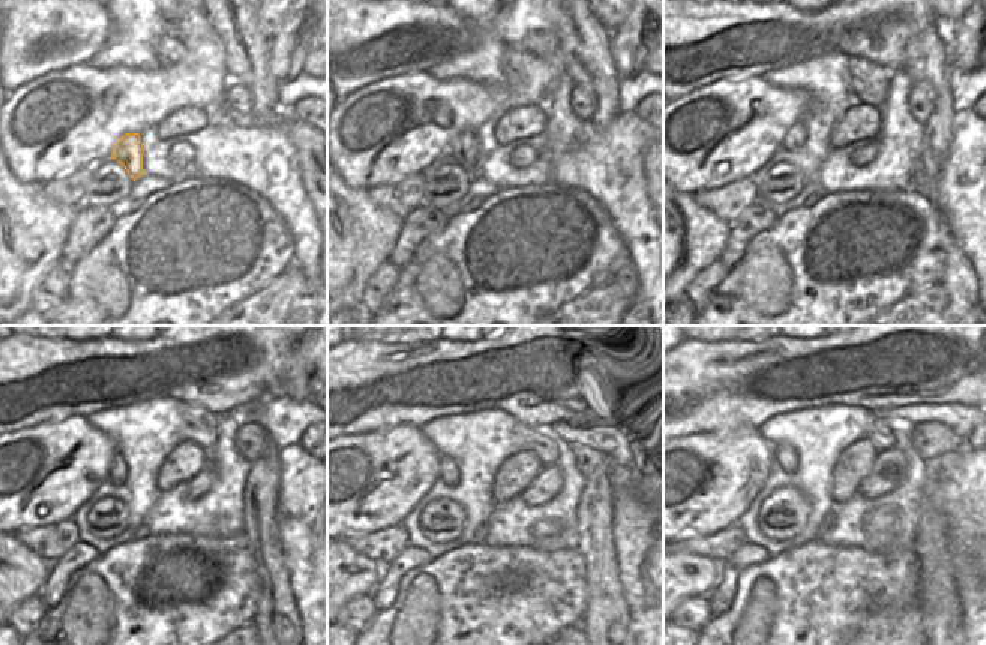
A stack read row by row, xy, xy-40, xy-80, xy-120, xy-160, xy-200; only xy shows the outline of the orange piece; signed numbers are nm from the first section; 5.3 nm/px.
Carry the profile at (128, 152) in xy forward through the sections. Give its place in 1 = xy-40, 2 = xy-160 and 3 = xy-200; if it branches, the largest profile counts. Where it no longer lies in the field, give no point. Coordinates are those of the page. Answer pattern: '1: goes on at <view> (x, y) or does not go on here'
1: goes on at xy-40 (464, 149)
2: goes on at xy-160 (449, 471)
3: goes on at xy-200 (787, 455)

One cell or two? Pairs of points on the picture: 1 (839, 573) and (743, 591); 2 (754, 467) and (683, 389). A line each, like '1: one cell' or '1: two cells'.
1: one cell
2: two cells

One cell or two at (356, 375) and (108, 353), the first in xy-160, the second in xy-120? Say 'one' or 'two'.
one

